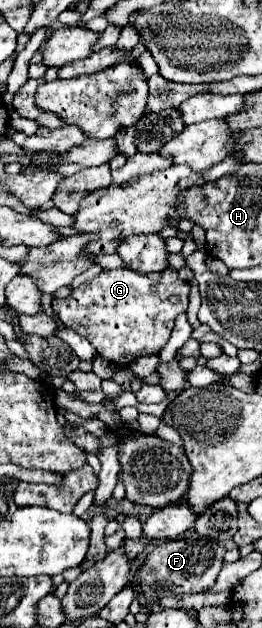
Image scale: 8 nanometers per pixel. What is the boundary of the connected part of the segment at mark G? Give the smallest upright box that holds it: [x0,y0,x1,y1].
[52,267,190,367]

